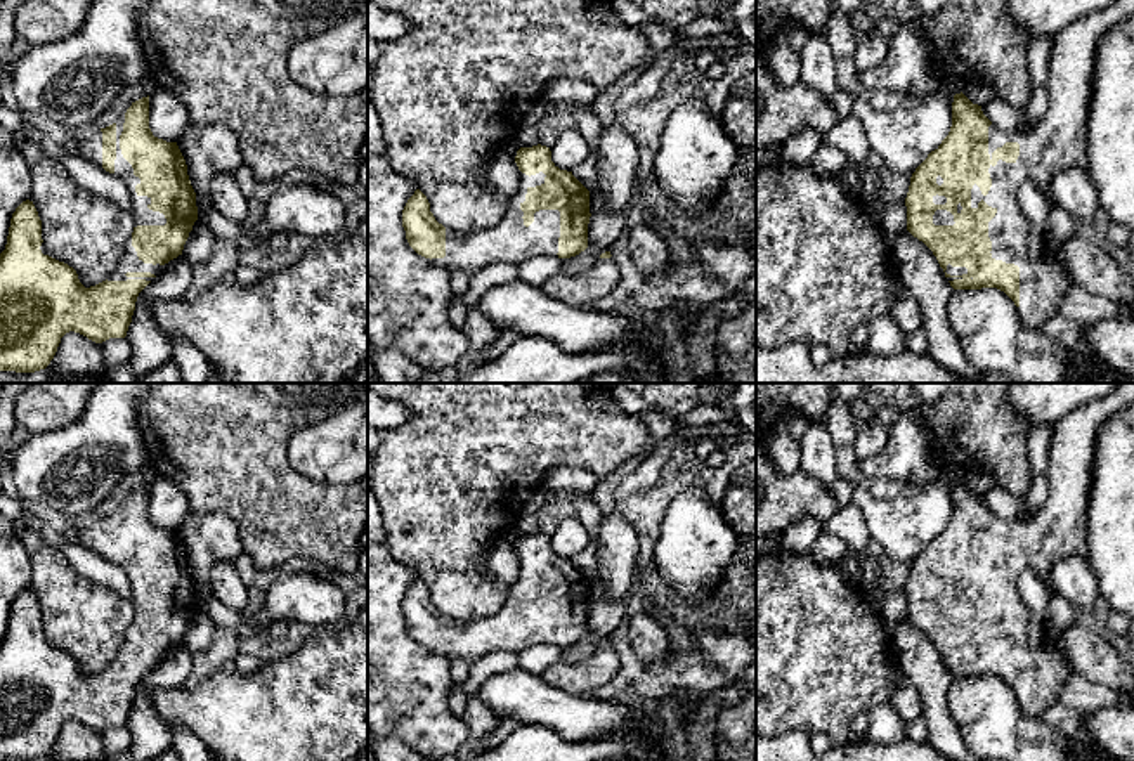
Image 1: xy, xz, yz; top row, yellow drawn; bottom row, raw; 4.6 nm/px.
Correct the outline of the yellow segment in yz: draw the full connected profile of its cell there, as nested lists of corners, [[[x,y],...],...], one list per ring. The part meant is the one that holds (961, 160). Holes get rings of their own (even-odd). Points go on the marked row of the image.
[[[1115,0],[1053,35],[1049,57],[1049,104],[1026,130],[992,123],[962,92],[954,95],[952,127],[910,177],[907,231],[936,257],[954,289],[997,288],[1018,307],[1025,326],[1042,329],[1058,314],[1072,277],[1056,253],[1030,255],[1030,220],[1020,208],[1018,191],[1033,180],[1053,206],[1051,179],[1058,170],[1085,168],[1087,111],[1094,81],[1096,49],[1106,31],[1134,16],[1134,0]]]

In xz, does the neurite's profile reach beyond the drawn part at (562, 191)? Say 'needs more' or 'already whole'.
needs more

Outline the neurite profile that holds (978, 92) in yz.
[[[969,81],[966,85],[966,88],[962,90],[962,94],[978,106],[985,106],[985,104],[992,104],[995,101],[999,101],[997,92],[994,90],[994,87],[990,83],[985,81]]]

